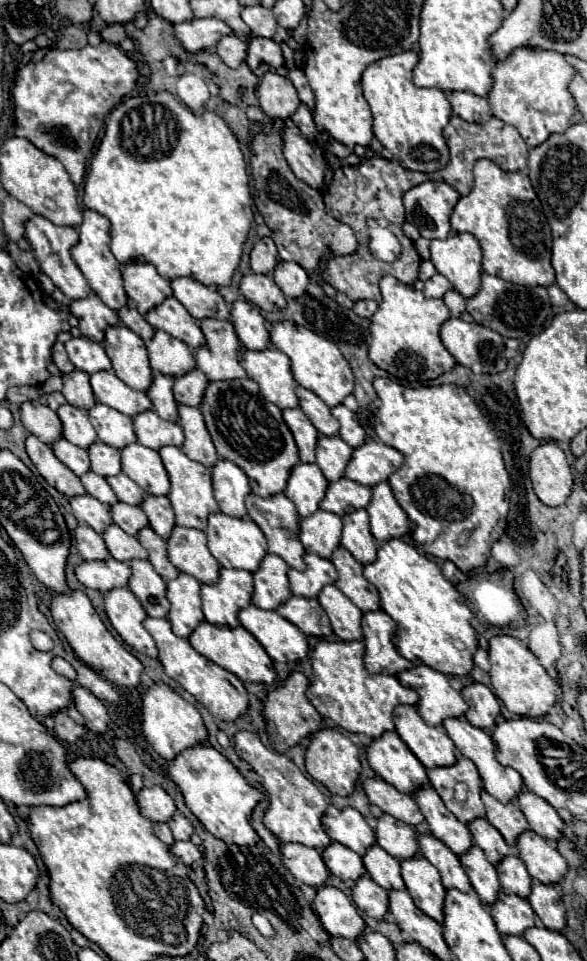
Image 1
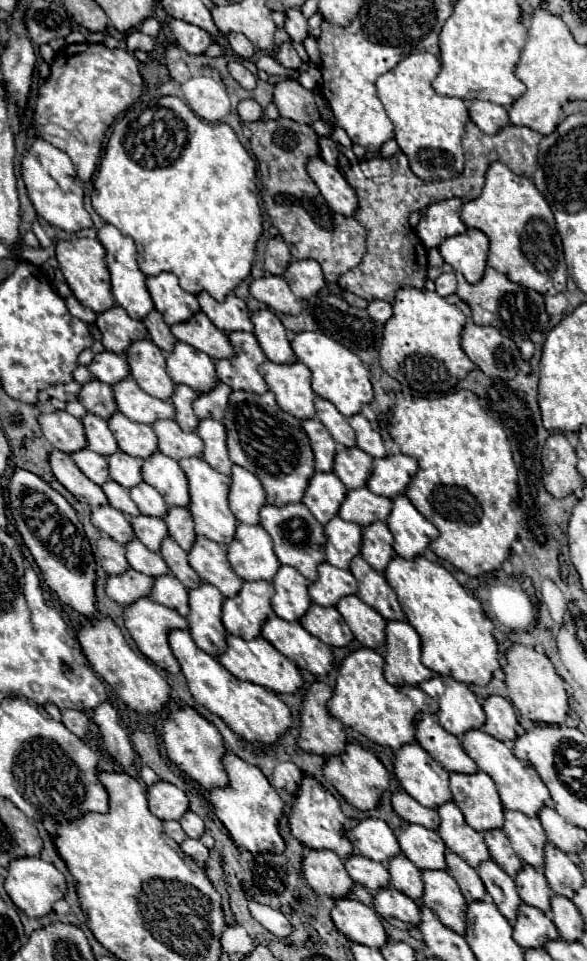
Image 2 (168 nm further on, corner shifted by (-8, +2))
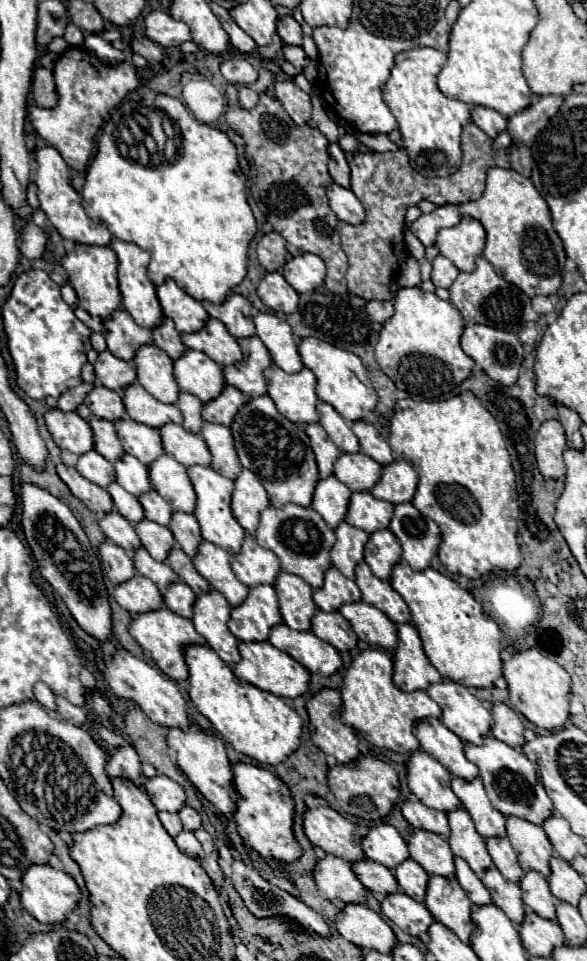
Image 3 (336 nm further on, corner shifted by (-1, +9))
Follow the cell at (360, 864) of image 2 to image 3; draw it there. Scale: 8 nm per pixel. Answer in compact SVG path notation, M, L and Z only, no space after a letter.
M370 859L358 861L352 865L352 871L362 881L362 885L370 891L390 895L390 893L396 893L400 889L398 881L394 879L394 873L376 861L370 861Z

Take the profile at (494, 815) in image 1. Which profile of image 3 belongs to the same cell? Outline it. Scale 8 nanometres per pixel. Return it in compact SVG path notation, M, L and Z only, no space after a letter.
M508 817L506 831L518 855L520 867L524 871L538 871L544 877L550 875L550 855L554 855L554 849L544 829L524 819Z

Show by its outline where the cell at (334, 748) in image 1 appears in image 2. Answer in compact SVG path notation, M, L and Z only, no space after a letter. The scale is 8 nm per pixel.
M349 742L341 754L325 758L323 776L339 790L339 794L359 810L371 810L377 806L381 792L389 786L389 776L385 766L365 748L355 742Z

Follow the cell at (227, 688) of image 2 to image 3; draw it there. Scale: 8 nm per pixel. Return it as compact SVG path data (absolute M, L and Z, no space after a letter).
M208 645L186 647L186 663L190 669L188 681L192 703L238 753L244 753L262 765L280 765L300 747L304 721L284 703L284 699L260 691L246 681L240 683L240 679L232 673L232 667L218 659Z

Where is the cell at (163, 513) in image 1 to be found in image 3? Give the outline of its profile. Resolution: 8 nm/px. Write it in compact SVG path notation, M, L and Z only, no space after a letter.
M174 513L168 527L170 527L176 543L182 547L182 551L186 551L186 555L190 555L190 557L196 557L198 545L204 539L202 539L202 535L198 531L198 521L194 519L194 515Z

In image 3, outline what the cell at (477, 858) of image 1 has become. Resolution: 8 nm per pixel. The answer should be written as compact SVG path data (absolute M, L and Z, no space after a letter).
M496 867L484 871L482 883L484 883L486 889L490 891L492 903L494 903L496 907L500 907L500 909L508 915L508 919L510 919L514 925L520 925L522 919L524 919L524 913L526 913L520 885L506 881Z

